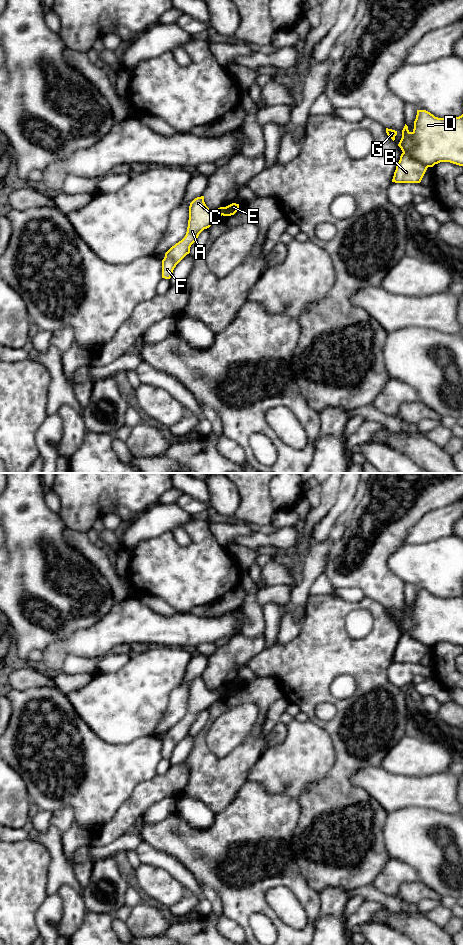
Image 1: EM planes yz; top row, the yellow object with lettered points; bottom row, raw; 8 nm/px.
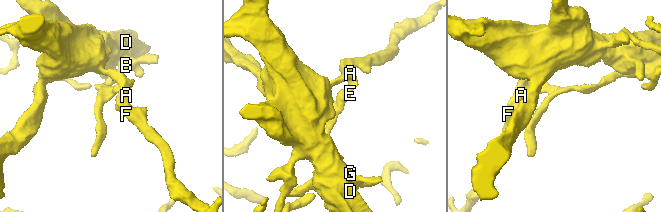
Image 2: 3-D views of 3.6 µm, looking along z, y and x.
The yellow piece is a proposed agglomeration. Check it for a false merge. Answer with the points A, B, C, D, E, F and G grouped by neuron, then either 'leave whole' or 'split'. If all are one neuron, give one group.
groups A C D F G / B E; split

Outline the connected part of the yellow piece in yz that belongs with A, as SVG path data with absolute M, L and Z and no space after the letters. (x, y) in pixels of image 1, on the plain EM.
M204 676L197 677L190 683L186 715L165 733L162 740L162 758L171 758L174 748L190 733L190 727L197 720L199 714L223 695L224 688L210 690L204 682Z

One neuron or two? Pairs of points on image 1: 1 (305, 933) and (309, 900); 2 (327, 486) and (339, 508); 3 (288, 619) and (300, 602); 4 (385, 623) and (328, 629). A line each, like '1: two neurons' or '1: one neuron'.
1: one neuron
2: two neurons
3: one neuron
4: one neuron

